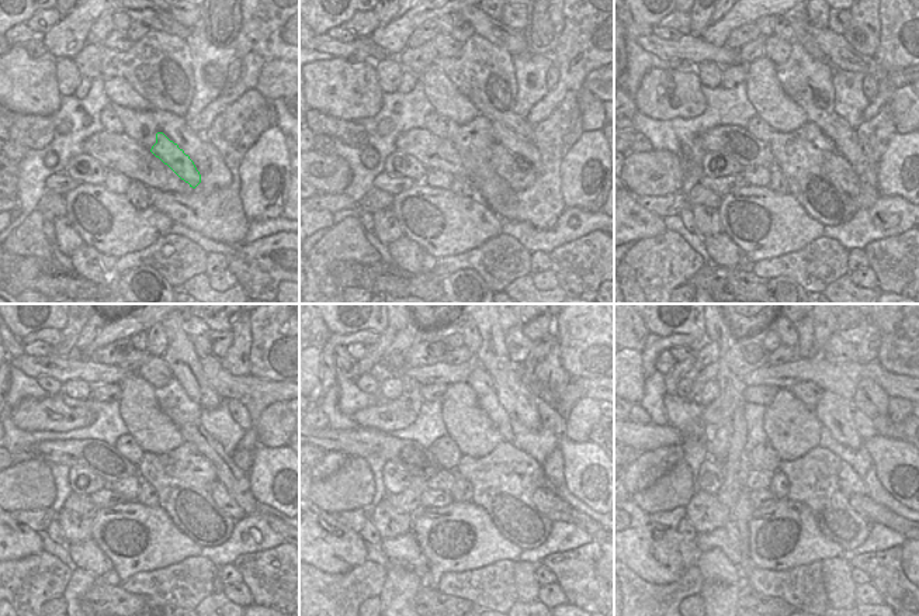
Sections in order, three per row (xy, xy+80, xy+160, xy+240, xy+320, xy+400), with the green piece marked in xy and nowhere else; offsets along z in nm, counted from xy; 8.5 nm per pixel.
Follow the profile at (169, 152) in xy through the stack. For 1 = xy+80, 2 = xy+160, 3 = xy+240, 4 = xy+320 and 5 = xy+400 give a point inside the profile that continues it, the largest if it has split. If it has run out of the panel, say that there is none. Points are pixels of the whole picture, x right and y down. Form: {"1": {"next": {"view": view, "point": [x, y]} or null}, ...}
{"1": {"next": {"view": "xy+80", "point": [517, 176]}}, "2": {"next": {"view": "xy+160", "point": [843, 170]}}, "3": {"next": {"view": "xy+240", "point": [232, 494]}}, "4": {"next": {"view": "xy+320", "point": [544, 498]}}, "5": {"next": {"view": "xy+400", "point": [863, 504]}}}

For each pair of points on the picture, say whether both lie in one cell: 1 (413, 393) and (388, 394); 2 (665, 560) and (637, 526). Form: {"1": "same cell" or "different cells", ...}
{"1": "different cells", "2": "same cell"}

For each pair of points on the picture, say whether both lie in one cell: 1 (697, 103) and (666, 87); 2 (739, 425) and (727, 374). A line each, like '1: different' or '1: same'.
1: same
2: different

